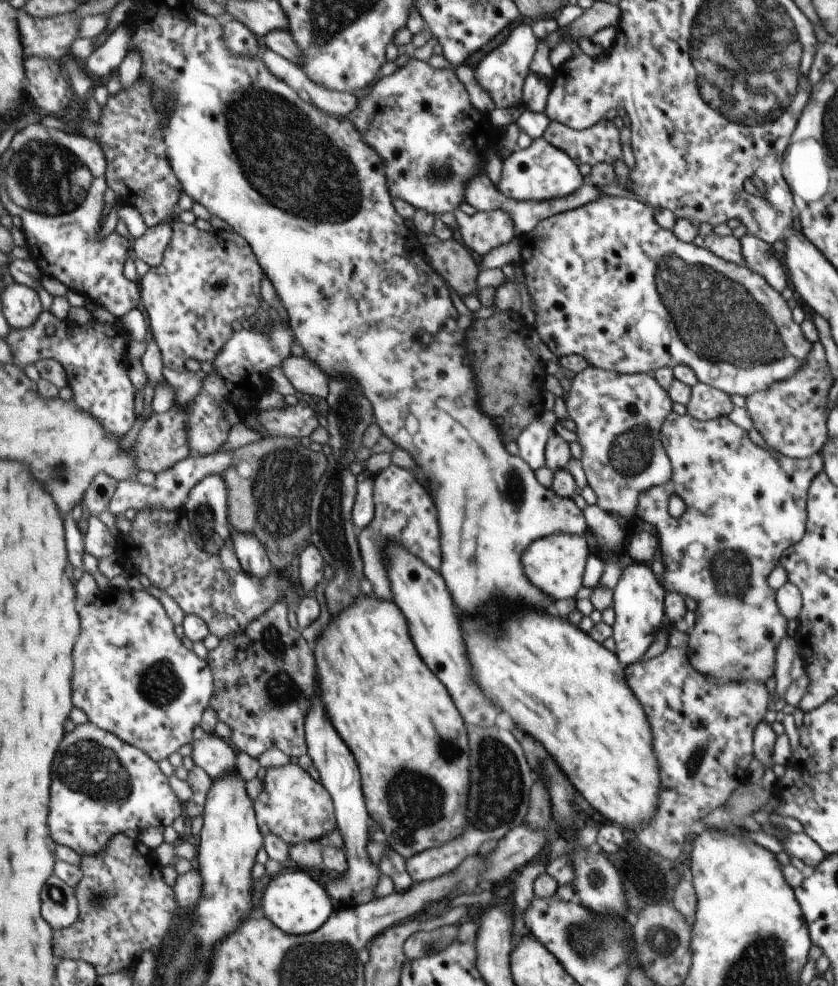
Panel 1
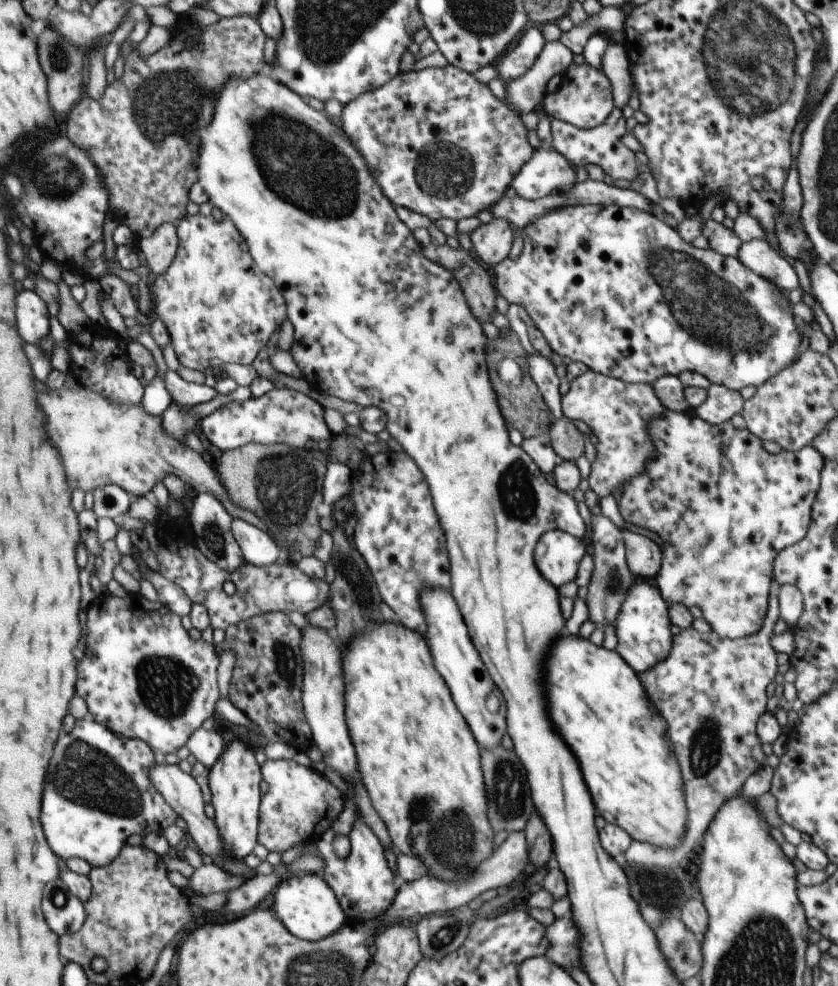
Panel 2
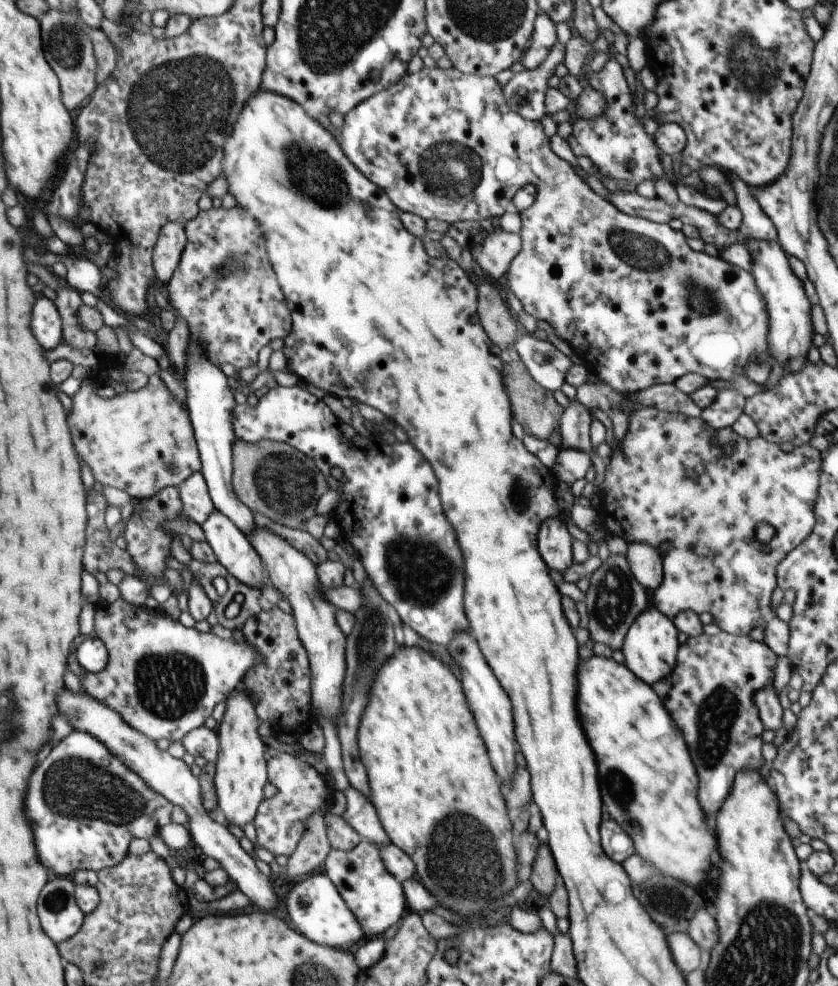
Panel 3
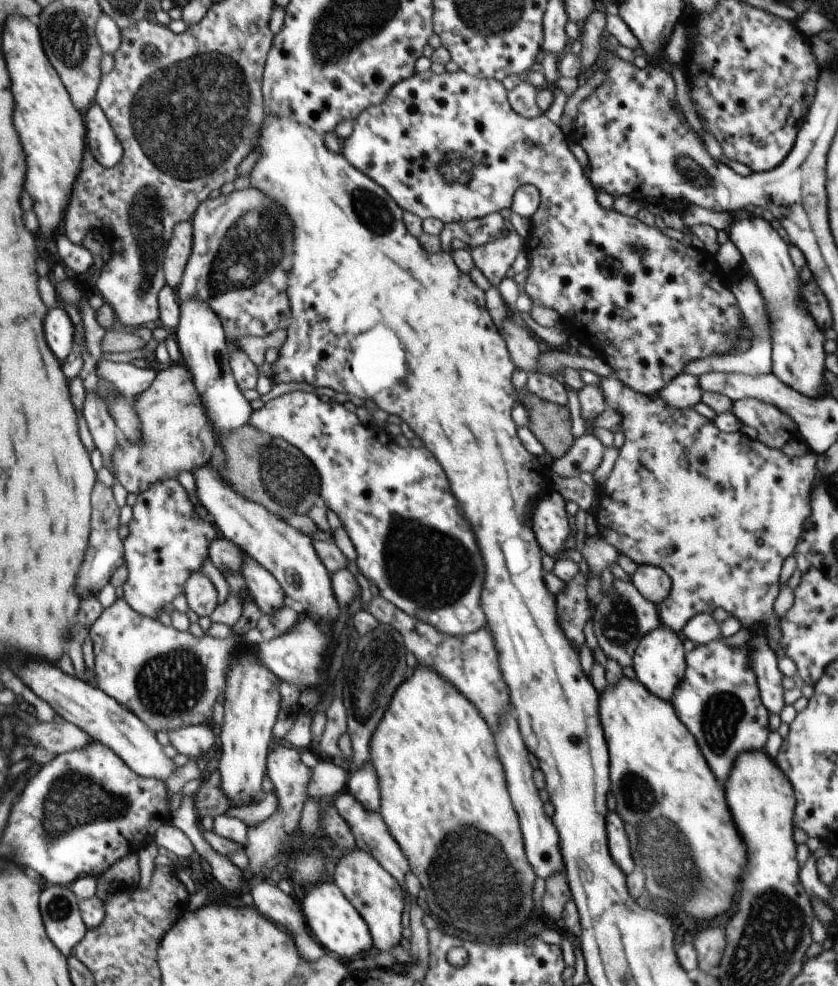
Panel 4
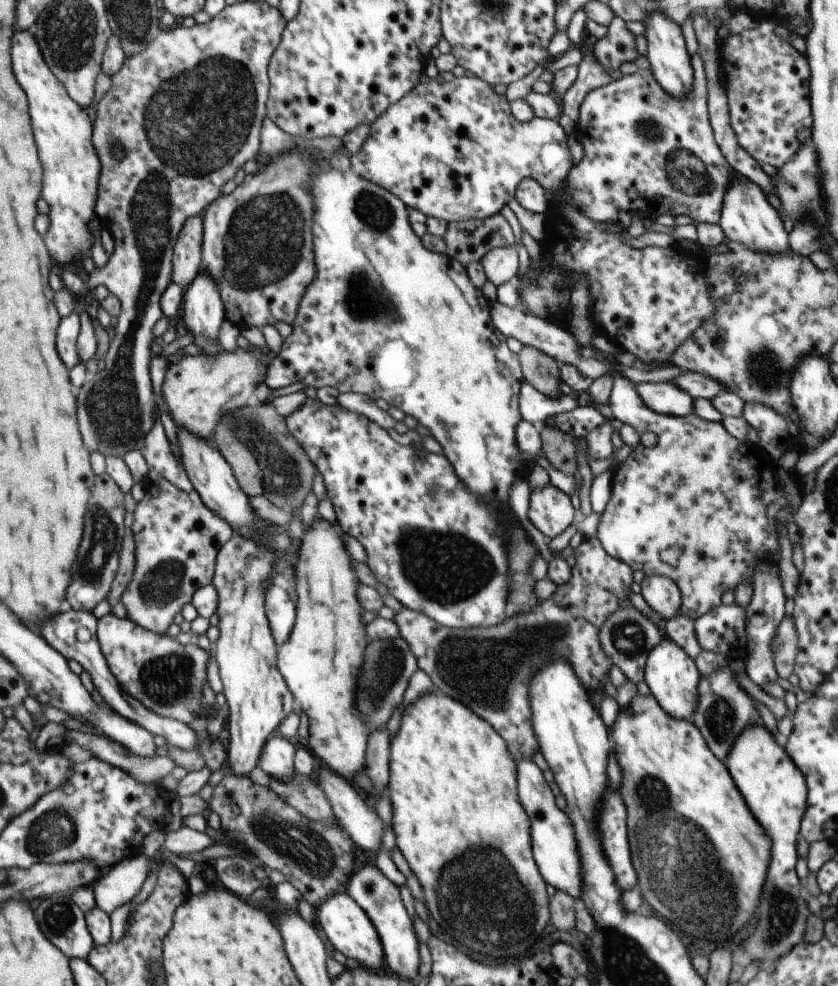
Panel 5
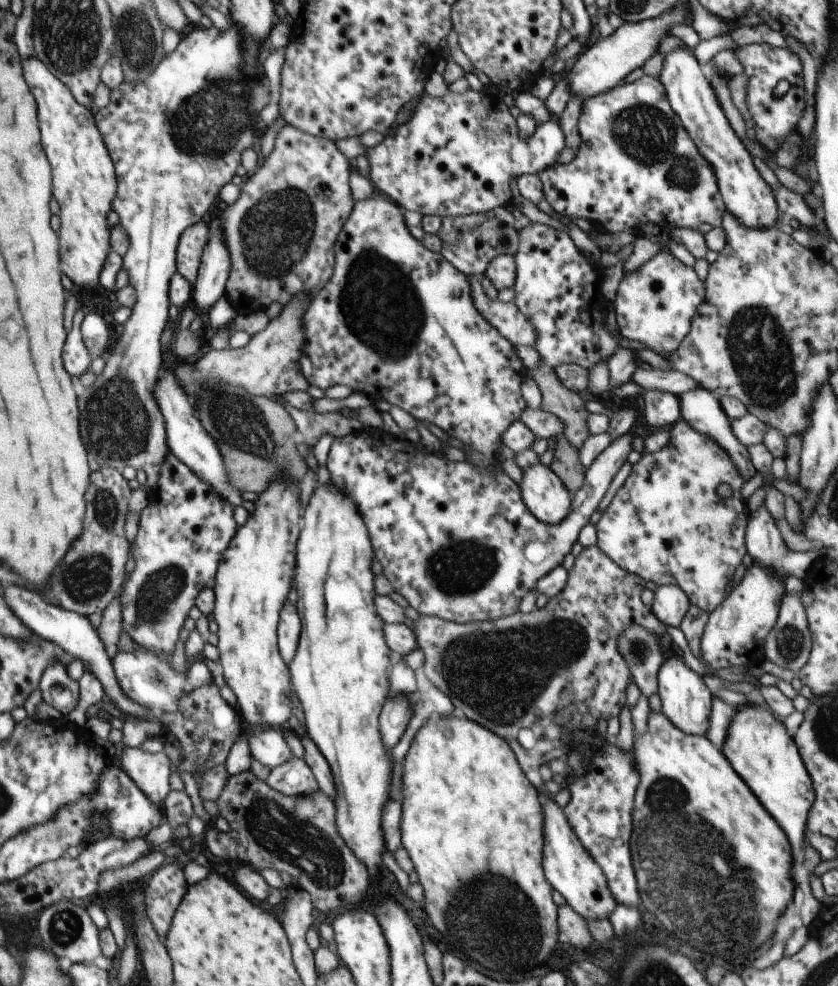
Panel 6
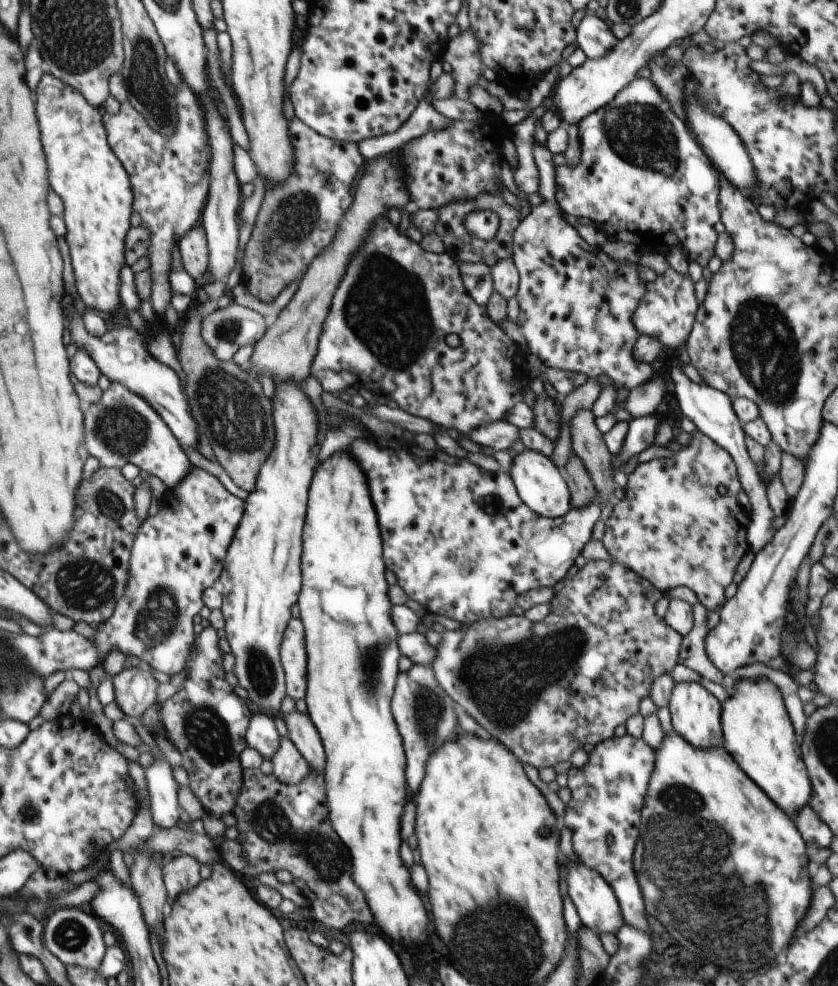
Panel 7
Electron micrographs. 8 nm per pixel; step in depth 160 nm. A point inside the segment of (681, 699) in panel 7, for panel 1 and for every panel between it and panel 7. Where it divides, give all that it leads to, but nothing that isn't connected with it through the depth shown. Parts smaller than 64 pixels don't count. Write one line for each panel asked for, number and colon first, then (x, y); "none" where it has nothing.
1: (638, 598)
2: (642, 627)
3: (650, 648)
4: (659, 661)
5: (671, 674)
6: (686, 701)

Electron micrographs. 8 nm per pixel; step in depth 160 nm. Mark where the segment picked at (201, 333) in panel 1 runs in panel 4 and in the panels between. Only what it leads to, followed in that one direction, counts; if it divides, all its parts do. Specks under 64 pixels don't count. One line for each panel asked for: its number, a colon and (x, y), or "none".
2: (218, 307)
3: (225, 287)
4: (241, 257)

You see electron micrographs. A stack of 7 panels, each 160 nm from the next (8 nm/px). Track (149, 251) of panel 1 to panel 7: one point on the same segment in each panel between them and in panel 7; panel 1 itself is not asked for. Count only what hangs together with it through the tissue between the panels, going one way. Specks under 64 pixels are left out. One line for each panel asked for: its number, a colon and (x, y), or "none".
2: (159, 249)
3: (172, 239)
4: (178, 251)
5: (187, 253)
6: (192, 241)
7: (193, 245)

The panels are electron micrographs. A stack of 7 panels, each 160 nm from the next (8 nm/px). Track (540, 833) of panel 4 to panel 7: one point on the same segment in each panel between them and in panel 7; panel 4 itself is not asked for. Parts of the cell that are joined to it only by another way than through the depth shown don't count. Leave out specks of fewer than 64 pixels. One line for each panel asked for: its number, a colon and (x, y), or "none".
5: (554, 849)
6: (568, 867)
7: (598, 908)

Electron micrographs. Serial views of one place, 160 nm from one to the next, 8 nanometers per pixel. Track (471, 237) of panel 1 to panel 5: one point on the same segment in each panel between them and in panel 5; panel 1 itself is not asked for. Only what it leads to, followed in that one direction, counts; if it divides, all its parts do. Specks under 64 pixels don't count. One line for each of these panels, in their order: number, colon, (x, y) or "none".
2: (492, 242)
3: (493, 256)
4: (495, 259)
5: (500, 265)

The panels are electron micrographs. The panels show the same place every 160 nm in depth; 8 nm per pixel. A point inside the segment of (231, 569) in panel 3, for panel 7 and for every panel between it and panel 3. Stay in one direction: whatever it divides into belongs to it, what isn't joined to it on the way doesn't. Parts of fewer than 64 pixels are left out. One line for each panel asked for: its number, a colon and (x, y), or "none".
4: (269, 596)
5: (281, 612)
6: (288, 632)
7: (294, 658)

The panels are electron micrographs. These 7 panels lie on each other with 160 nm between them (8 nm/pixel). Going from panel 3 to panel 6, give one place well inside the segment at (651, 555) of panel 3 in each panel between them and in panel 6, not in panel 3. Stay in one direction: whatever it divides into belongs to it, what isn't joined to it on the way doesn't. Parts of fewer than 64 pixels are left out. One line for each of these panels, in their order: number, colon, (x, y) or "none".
4: (653, 583)
5: (662, 595)
6: (671, 603)

